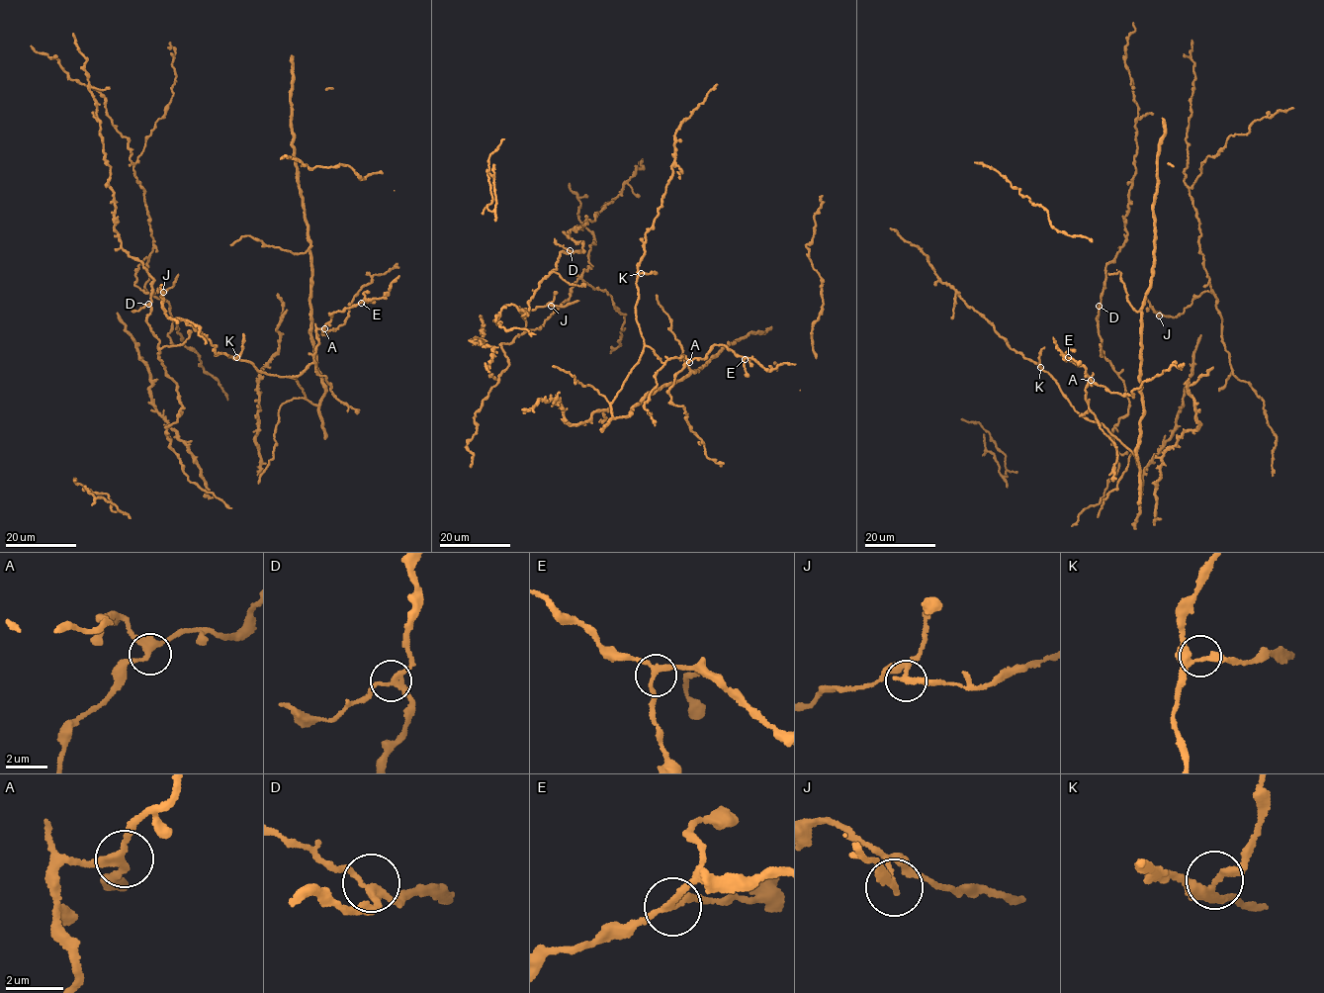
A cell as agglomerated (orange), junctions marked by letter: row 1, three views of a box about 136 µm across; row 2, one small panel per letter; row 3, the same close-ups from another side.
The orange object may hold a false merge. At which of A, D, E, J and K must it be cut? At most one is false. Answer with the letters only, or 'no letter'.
J

